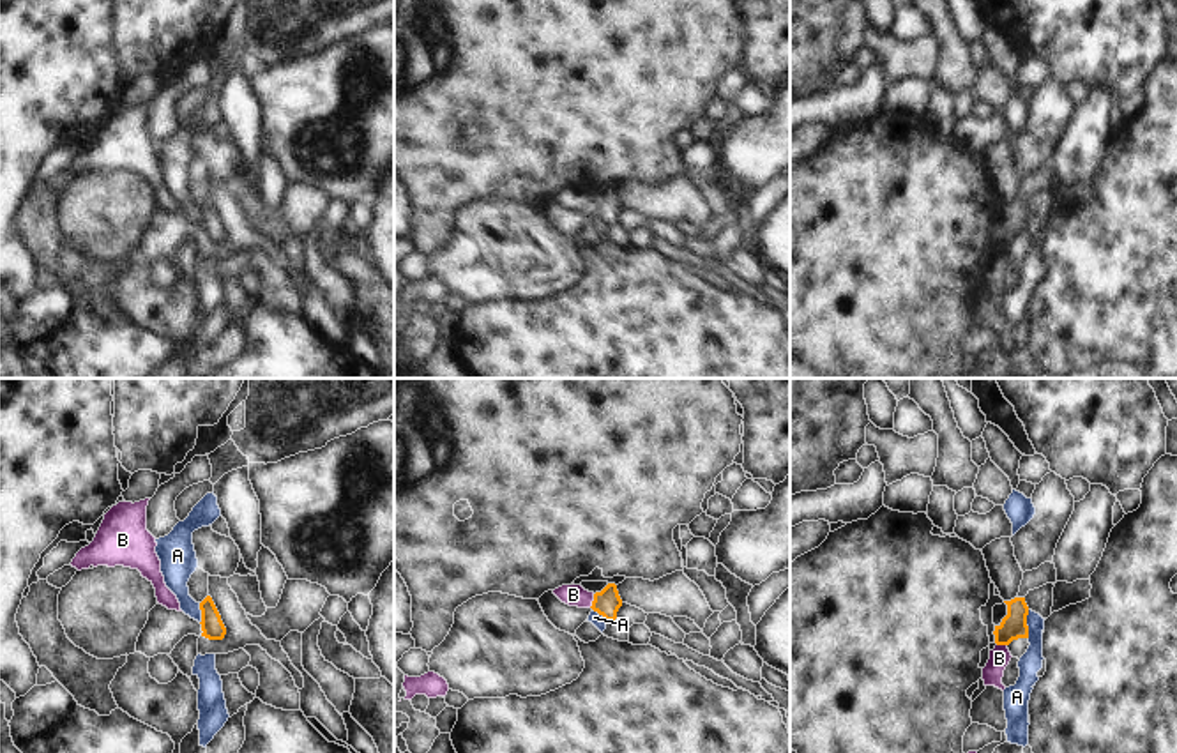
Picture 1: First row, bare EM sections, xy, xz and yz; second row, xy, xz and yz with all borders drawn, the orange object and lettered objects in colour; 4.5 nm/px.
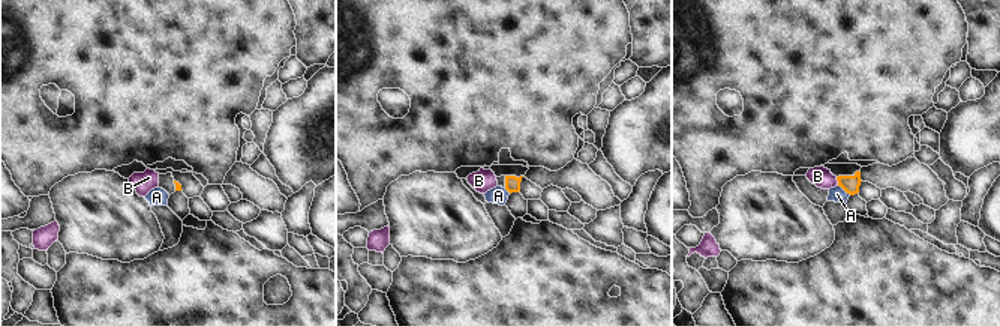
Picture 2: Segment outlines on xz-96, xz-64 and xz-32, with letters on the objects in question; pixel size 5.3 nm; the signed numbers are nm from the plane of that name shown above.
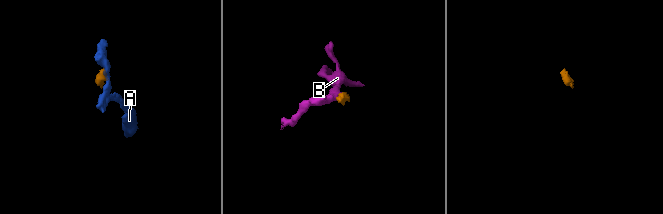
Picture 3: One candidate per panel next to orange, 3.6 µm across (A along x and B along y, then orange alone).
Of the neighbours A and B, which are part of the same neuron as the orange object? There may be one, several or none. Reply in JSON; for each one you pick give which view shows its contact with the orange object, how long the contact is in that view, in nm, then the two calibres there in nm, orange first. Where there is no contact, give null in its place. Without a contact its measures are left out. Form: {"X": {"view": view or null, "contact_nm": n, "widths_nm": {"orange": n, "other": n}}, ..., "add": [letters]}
{"add": []}

